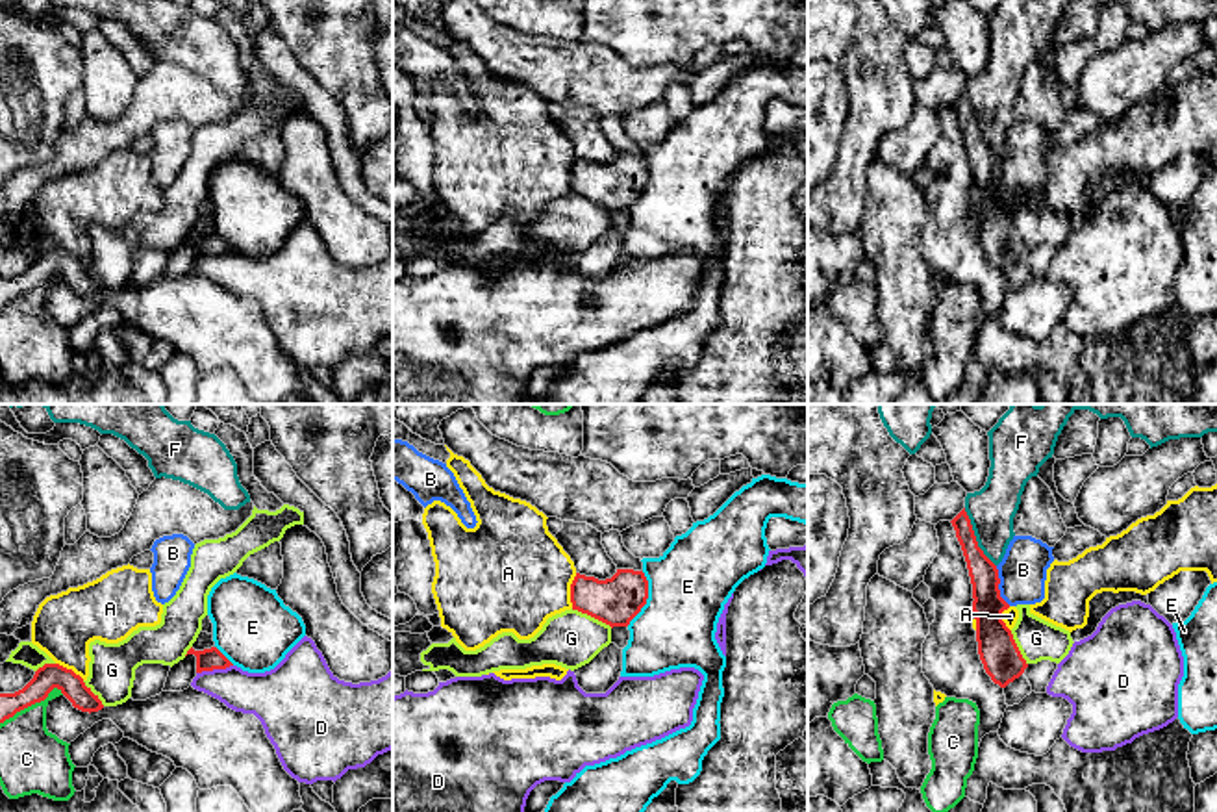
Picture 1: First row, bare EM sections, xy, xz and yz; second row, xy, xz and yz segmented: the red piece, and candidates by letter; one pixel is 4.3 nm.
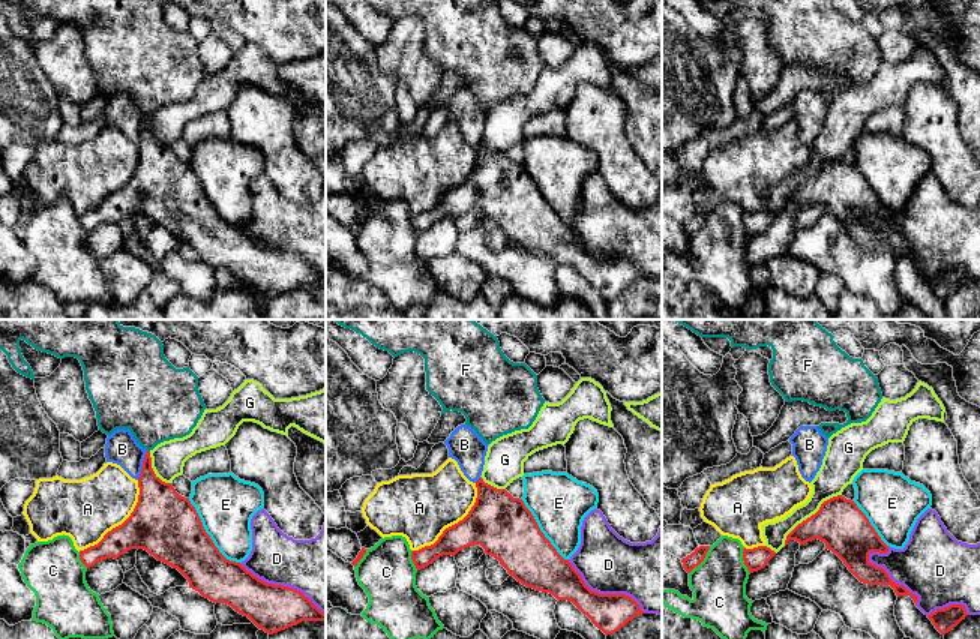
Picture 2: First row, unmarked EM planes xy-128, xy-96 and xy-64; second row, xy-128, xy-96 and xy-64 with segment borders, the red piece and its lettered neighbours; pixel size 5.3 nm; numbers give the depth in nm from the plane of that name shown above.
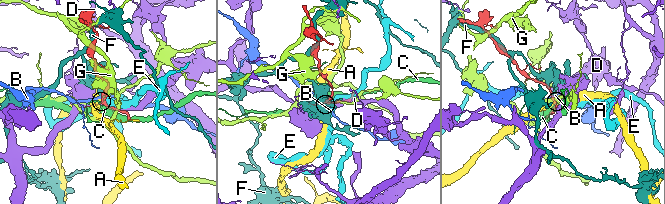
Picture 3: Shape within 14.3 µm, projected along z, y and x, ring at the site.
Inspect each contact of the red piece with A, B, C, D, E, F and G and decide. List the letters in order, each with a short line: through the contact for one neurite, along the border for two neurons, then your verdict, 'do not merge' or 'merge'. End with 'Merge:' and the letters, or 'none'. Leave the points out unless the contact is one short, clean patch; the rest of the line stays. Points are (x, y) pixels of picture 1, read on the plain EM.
A: do not merge
B: yz (995, 151), (999, 178), (1010, 190) | do not merge
C: do not merge
D: do not merge
E: do not merge
F: do not merge
G: do not merge
Merge: none

